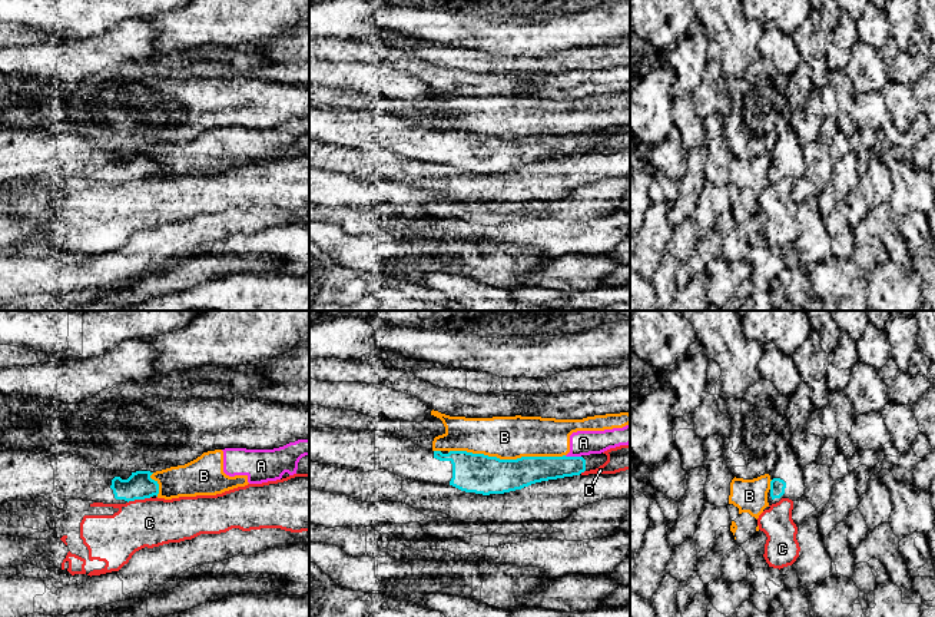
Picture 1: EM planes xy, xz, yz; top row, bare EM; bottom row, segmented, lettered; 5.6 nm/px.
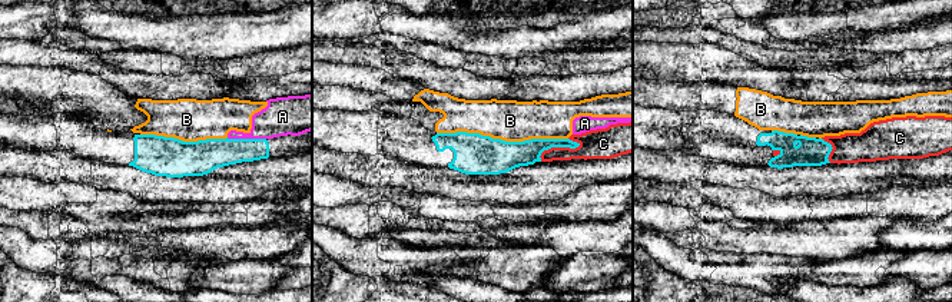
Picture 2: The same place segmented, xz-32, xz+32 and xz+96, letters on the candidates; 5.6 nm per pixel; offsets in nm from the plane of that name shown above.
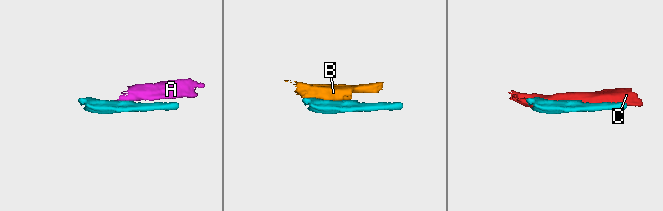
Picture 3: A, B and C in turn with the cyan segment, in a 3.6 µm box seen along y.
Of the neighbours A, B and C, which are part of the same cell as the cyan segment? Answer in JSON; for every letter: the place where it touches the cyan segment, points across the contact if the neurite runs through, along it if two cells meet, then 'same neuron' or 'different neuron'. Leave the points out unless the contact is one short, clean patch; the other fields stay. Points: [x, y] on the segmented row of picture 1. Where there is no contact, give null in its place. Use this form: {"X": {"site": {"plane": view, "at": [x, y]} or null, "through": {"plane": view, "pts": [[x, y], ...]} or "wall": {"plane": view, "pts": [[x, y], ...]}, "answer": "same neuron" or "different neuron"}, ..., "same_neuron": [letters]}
{"A": {"site": {"plane": "xz", "at": [573, 457]}, "wall": {"plane": "xz", "pts": [[564, 455], [580, 457]]}, "answer": "different neuron"}, "B": {"site": {"plane": "xz", "at": [507, 460]}, "answer": "different neuron"}, "C": {"site": {"plane": "xy", "at": [139, 498]}, "answer": "different neuron"}, "same_neuron": []}

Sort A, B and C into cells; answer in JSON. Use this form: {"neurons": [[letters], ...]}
{"neurons": [["A", "B"], ["C"]]}

